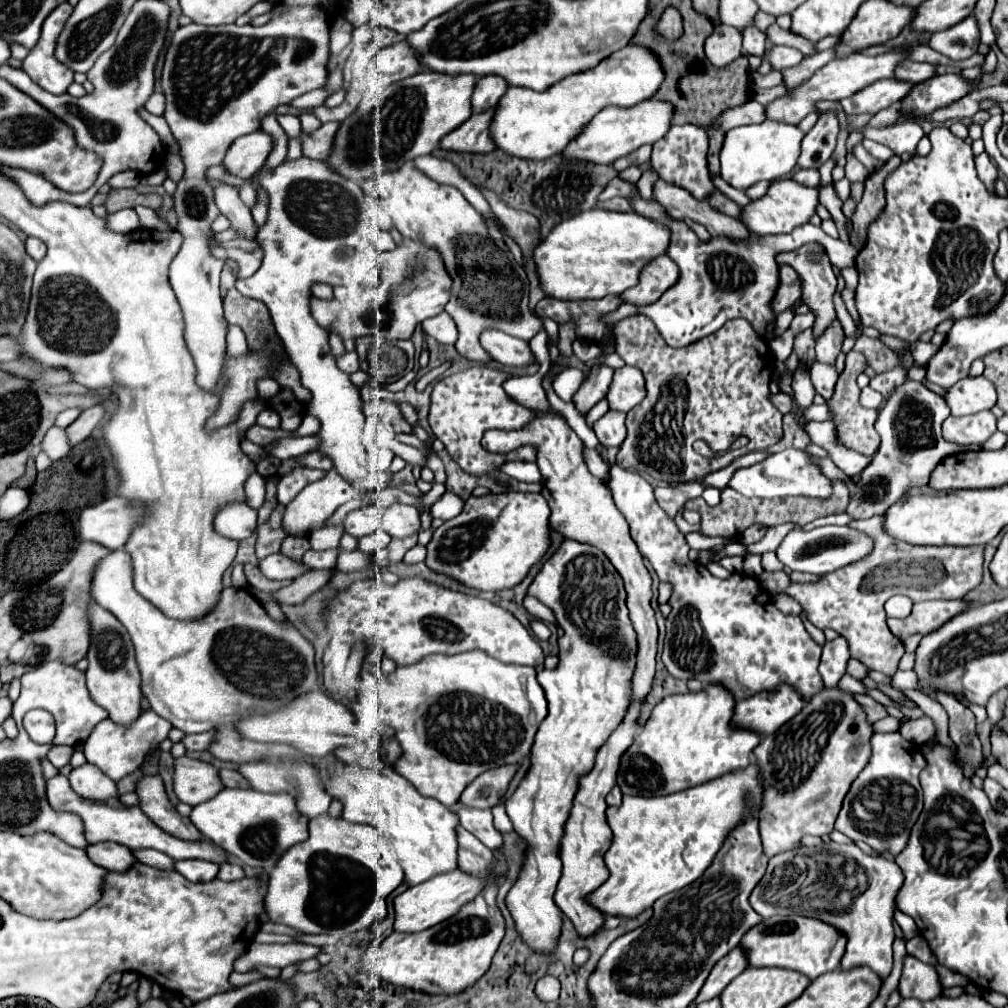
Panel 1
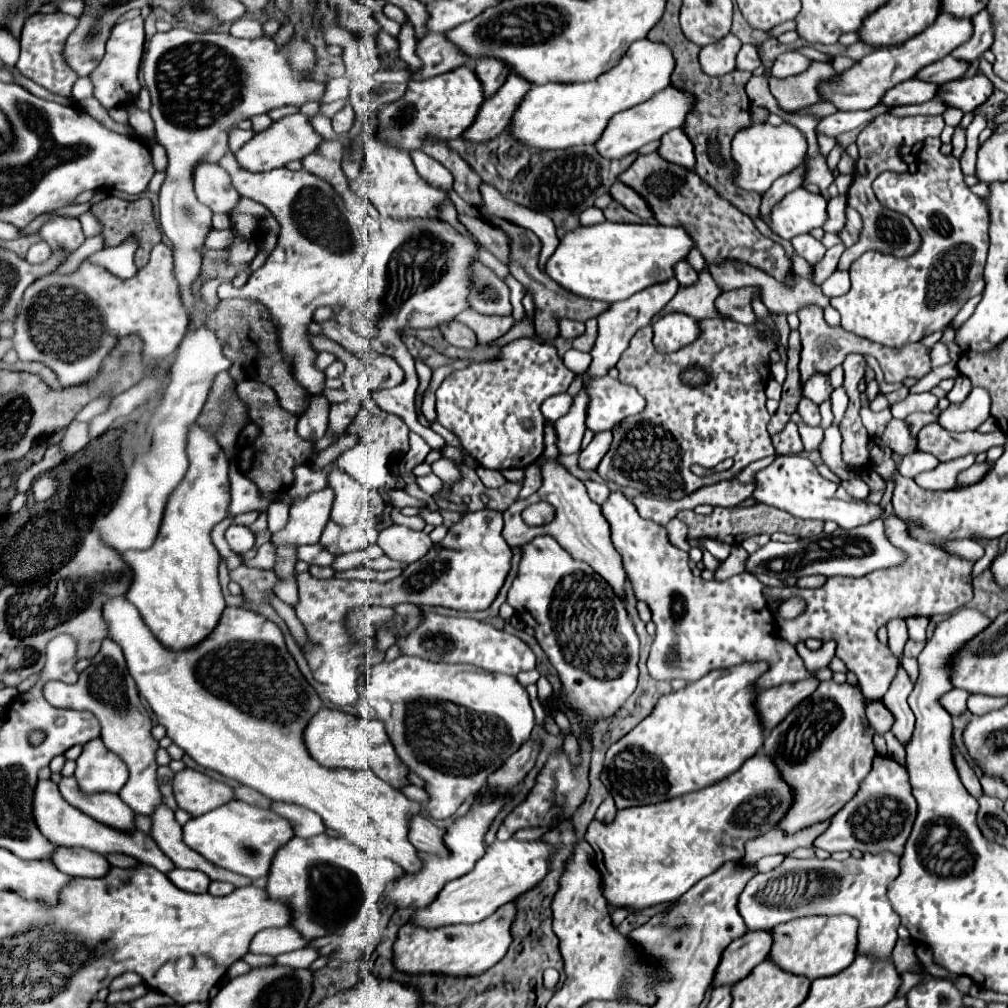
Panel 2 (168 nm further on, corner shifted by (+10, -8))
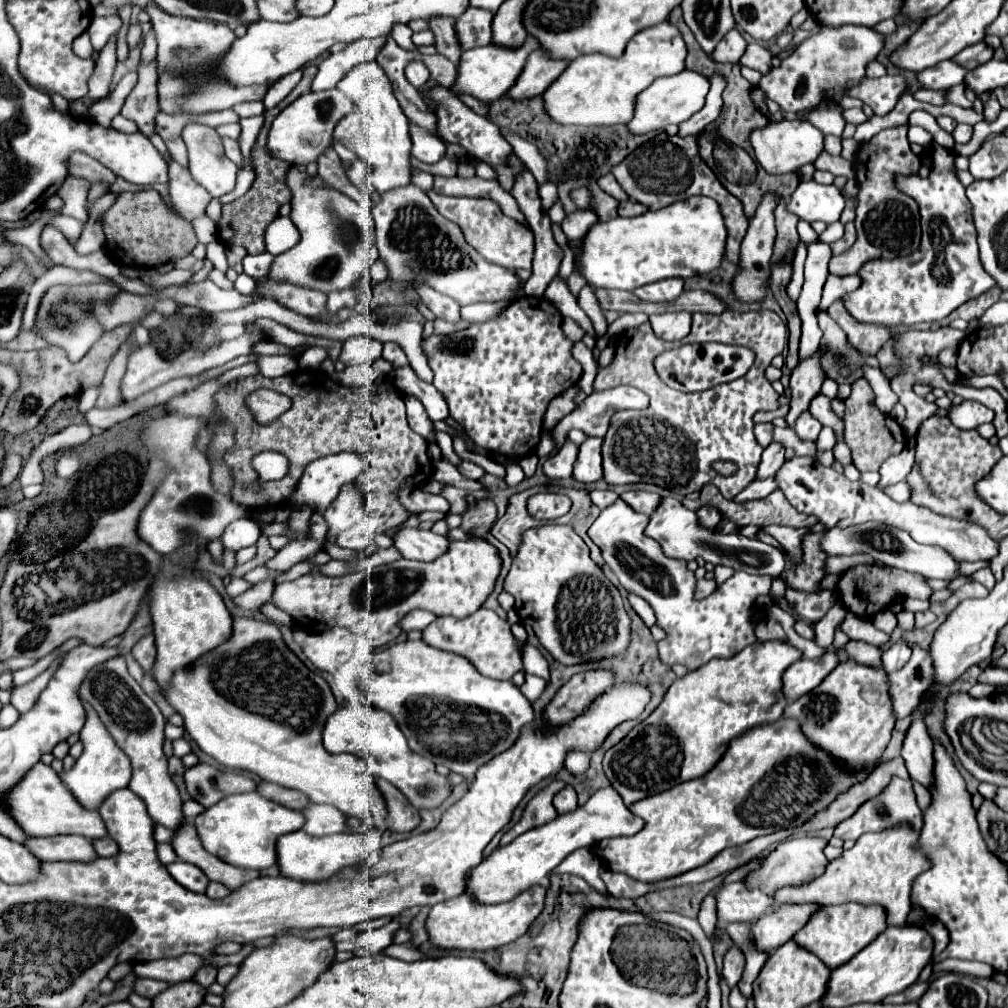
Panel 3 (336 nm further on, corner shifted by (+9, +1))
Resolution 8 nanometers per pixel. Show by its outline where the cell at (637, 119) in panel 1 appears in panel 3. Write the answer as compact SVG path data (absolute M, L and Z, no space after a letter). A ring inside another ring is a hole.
M682 70L674 76L662 76L656 78L650 88L642 90L636 98L636 108L634 108L634 118L626 124L630 134L646 134L652 130L662 130L668 124L678 124L690 118L694 112L698 112L704 106L704 98L708 94L710 82L692 70Z

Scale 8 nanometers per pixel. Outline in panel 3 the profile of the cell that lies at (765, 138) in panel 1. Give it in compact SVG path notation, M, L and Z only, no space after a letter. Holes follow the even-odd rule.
M770 120L766 126L754 128L750 132L750 144L754 148L756 160L768 174L796 172L800 166L814 162L816 156L822 152L822 140L824 134L806 120Z

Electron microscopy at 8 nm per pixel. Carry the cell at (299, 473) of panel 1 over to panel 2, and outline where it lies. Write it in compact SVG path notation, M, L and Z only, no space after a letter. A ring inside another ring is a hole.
M273 501L271 507L269 507L267 517L269 517L269 531L271 531L271 533L277 533L277 531L281 531L281 529L287 525L289 507L285 507L285 503Z

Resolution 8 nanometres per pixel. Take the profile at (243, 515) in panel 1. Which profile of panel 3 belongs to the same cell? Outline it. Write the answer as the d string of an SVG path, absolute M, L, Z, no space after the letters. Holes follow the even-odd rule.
M242 518L242 520L238 520L238 522L232 522L232 524L224 530L224 534L222 534L222 544L224 544L224 548L238 552L240 548L246 548L246 546L256 544L258 538L260 538L260 528L258 528L256 520L252 520L252 518Z

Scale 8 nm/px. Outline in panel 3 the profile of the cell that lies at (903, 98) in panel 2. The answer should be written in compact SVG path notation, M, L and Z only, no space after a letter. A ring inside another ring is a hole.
M944 60L944 62L928 68L928 70L922 70L918 74L918 82L926 90L946 90L950 86L962 84L966 72L968 70L954 64L952 60Z

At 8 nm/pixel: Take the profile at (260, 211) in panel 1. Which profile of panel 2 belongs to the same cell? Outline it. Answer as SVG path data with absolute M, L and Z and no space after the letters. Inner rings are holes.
M212 229L206 237L203 247L208 249L228 249L233 243L233 233L231 229L214 230Z

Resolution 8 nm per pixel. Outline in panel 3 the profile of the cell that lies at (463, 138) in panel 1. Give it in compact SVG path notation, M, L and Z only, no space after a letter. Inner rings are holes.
M534 50L532 54L528 54L528 60L520 72L520 78L516 78L514 86L506 94L510 94L510 98L540 96L566 66L568 62L550 60L540 50Z

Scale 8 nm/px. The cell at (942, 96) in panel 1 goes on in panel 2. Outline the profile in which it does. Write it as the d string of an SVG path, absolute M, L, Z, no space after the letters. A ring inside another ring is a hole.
M977 73L975 77L963 77L957 81L949 81L941 87L941 99L957 107L961 111L975 111L981 103L985 103L993 95L993 83L983 75Z

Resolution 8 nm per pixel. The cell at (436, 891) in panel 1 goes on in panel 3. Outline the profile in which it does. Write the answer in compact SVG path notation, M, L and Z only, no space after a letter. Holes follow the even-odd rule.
M612 786L602 788L574 812L556 816L552 822L528 830L526 834L520 834L518 838L514 838L514 842L494 848L490 856L482 858L482 862L470 870L464 894L470 894L470 902L474 902L476 906L508 902L516 898L522 890L528 890L528 886L536 884L546 886L550 872L572 850L582 846L592 846L602 838L610 836L630 836L636 834L640 828L642 828L642 818L634 816L626 808L620 794Z

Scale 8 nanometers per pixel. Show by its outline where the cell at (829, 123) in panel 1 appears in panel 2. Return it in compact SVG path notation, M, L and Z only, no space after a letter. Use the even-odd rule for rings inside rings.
M805 165L799 167L797 171L791 171L791 173L785 175L785 177L777 179L777 181L763 193L763 201L761 201L761 209L759 209L759 211L761 211L761 219L763 219L765 223L771 221L771 209L773 209L787 193L791 193L791 191L797 189L797 187L801 187L803 175L805 175Z

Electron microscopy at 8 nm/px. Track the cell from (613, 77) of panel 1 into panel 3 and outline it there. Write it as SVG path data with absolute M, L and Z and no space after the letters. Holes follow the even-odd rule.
M662 22L640 30L626 46L620 58L588 54L576 58L568 68L544 90L546 114L564 126L614 126L626 124L634 112L636 96L660 76L672 76L684 70L686 44L676 26Z

